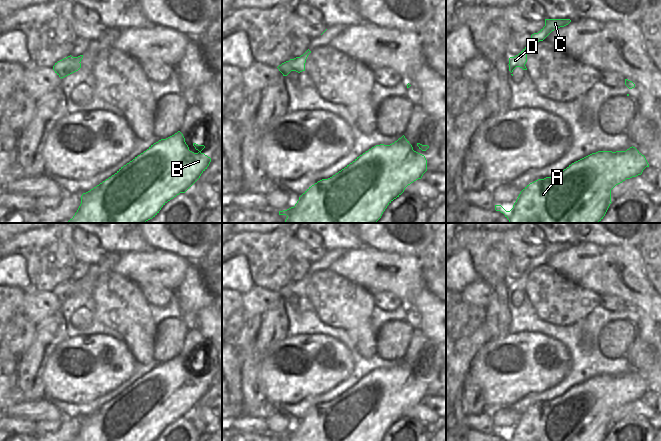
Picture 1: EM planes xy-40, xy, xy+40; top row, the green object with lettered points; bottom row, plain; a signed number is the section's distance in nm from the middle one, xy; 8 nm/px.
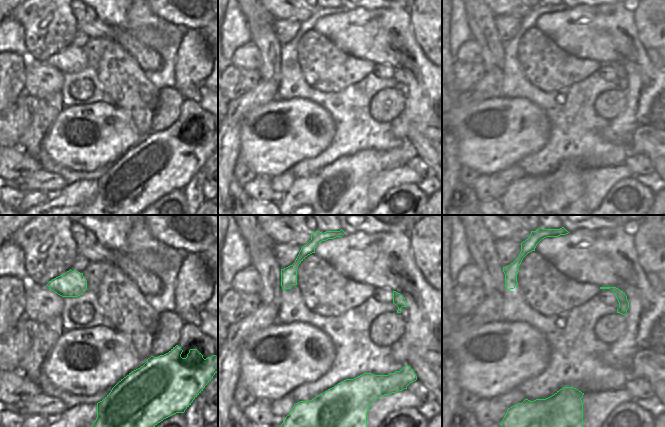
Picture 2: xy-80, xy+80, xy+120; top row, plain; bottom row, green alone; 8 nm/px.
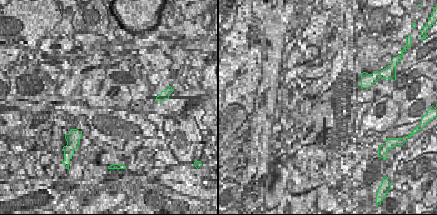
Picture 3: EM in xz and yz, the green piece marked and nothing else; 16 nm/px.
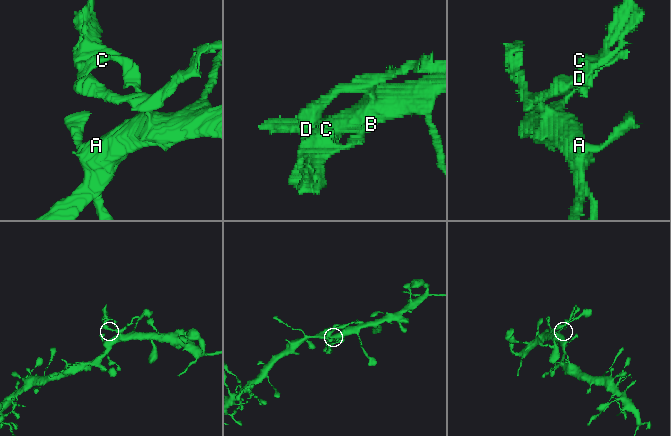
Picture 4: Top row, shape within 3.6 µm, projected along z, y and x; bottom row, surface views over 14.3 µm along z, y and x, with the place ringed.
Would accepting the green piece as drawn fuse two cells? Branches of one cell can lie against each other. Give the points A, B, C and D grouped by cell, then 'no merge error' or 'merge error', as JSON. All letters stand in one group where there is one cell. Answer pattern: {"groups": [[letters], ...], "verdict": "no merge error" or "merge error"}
{"groups": [["A", "B"], ["C", "D"]], "verdict": "merge error"}

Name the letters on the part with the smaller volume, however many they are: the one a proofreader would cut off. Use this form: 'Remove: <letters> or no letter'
Remove: C, D

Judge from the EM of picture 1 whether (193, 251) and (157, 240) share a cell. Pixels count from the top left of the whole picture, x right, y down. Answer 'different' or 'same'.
same

